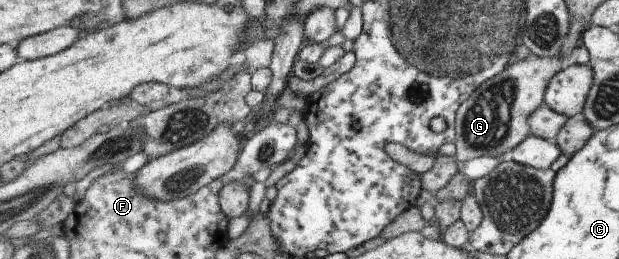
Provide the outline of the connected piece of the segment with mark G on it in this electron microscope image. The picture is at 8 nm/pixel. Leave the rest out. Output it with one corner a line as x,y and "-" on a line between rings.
560,54
535,56
511,62
501,74
485,81
479,89
463,102
456,120
456,153
461,162
485,156
507,156
531,132
529,118
544,103
547,87
561,70

